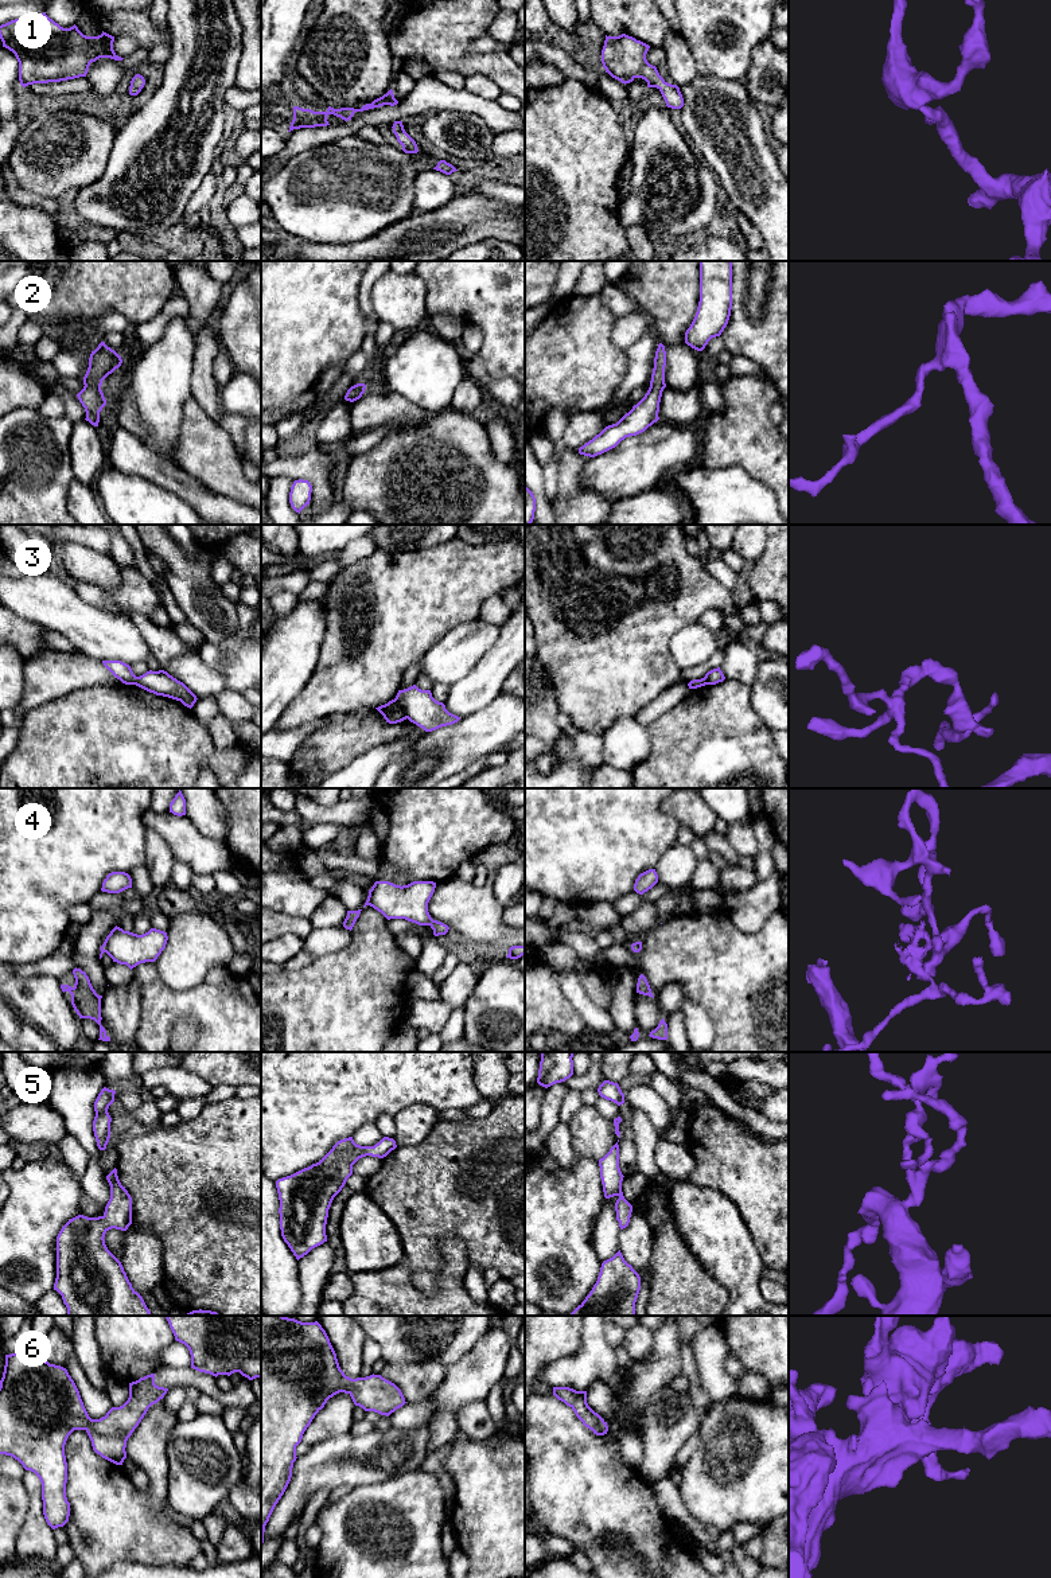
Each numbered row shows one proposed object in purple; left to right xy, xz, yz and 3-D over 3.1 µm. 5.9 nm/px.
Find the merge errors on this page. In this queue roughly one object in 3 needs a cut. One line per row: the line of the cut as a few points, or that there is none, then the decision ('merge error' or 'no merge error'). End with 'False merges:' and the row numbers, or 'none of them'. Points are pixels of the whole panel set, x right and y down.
1: cut none; no merge error
2: cut none; no merge error
3: cut xz (394, 698), (408, 717); merge error
4: cut yz (641, 942), (631, 949); merge error
5: cut none; no merge error
6: cut none; no merge error
False merges: 3, 4

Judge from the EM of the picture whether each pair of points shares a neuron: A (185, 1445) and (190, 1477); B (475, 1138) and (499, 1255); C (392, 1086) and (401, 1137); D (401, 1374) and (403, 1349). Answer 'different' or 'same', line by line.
A: same
B: same
C: different
D: different

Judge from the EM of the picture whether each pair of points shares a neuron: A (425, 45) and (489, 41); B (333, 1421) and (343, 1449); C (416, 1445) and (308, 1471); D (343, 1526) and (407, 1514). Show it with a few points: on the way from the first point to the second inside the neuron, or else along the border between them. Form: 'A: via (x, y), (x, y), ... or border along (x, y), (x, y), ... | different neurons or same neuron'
A: border along (468, 46), (474, 53), (503, 50) | different neurons
B: border along (349, 1430), (327, 1437), (311, 1446) | different neurons
C: via (389, 1453), (368, 1460), (335, 1462) | same neuron
D: via (359, 1526), (390, 1526) | same neuron

